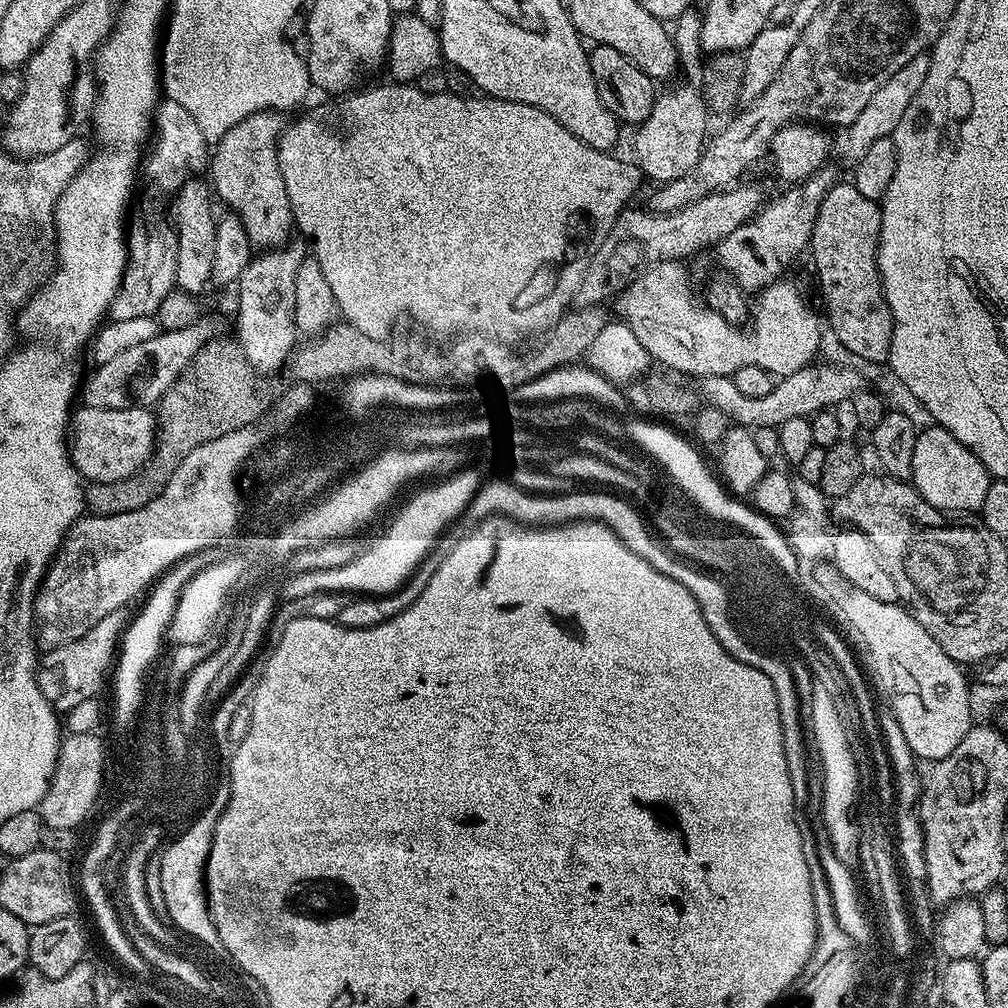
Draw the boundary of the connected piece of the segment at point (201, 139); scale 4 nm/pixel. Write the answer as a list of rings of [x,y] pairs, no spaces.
[[[167,98],[161,99],[154,113],[154,139],[142,164],[142,168],[150,173],[151,181],[157,185],[155,188],[160,191],[170,190],[175,194],[183,184],[188,183],[193,174],[200,174],[196,172],[202,171],[203,168],[205,171],[209,164],[210,141],[195,124],[192,115],[178,102]]]

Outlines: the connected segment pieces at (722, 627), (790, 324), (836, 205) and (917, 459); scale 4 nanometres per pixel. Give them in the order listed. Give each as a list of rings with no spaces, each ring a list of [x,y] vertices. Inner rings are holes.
[[[680,562],[680,565],[667,565],[666,571],[668,575],[674,576],[678,582],[682,582],[682,586],[686,586],[686,590],[690,590],[690,594],[694,594],[694,598],[702,610],[702,618],[706,622],[706,626],[710,626],[710,630],[716,635],[722,647],[734,658],[738,658],[738,662],[746,662],[746,666],[754,666],[754,670],[762,670],[762,674],[766,674],[766,678],[770,678],[770,686],[778,698],[778,714],[780,715],[782,738],[784,739],[784,749],[786,750],[786,766],[790,770],[790,782],[794,790],[794,798],[797,802],[805,801],[808,796],[806,764],[810,760],[807,755],[804,755],[804,732],[800,729],[800,696],[796,693],[796,680],[792,677],[791,670],[787,668],[788,664],[778,656],[766,653],[763,656],[759,656],[757,652],[753,652],[752,649],[748,648],[748,645],[744,644],[740,637],[736,636],[728,625],[727,612],[725,611],[726,595],[721,591],[721,581],[719,579],[707,576],[707,574],[712,574],[701,570],[699,567],[689,566],[684,562]]]
[[[663,260],[662,263],[654,265],[653,268],[646,269],[641,276],[637,276],[635,280],[628,283],[628,285],[624,287],[624,291],[619,293],[614,300],[614,305],[616,304],[617,310],[620,311],[619,319],[623,321],[623,323],[628,324],[630,330],[634,330],[634,338],[638,338],[638,342],[642,342],[642,346],[648,351],[649,357],[651,357],[655,363],[657,360],[658,363],[665,364],[666,367],[673,368],[674,371],[681,372],[684,376],[696,376],[695,378],[703,378],[706,376],[732,376],[742,366],[758,366],[762,370],[771,372],[773,377],[779,378],[782,376],[789,376],[798,370],[809,367],[809,365],[817,359],[816,351],[820,348],[820,324],[822,328],[821,317],[820,320],[816,317],[815,310],[804,301],[803,294],[788,281],[788,278],[778,279],[774,281],[773,284],[769,285],[768,288],[763,288],[760,293],[758,293],[755,297],[756,304],[754,300],[754,303],[751,305],[750,323],[743,329],[743,331],[745,331],[743,336],[743,334],[740,333],[742,332],[741,329],[737,327],[737,325],[731,324],[726,321],[725,318],[722,318],[722,316],[716,312],[716,309],[709,308],[699,295],[696,297],[696,292],[692,289],[692,280],[688,277],[688,272],[684,267],[685,265],[679,260]]]
[[[837,182],[822,198],[818,218],[814,222],[810,253],[816,263],[816,280],[820,283],[820,296],[828,311],[826,324],[832,327],[836,340],[852,356],[869,360],[872,364],[883,365],[890,354],[892,345],[892,311],[884,297],[884,287],[880,285],[880,271],[876,265],[876,255],[880,245],[880,204],[858,194],[855,184]]]
[[[931,426],[917,435],[914,442],[914,466],[912,467],[912,487],[934,506],[943,512],[961,514],[979,513],[982,502],[986,502],[986,490],[990,477],[986,466],[954,434],[944,428]]]

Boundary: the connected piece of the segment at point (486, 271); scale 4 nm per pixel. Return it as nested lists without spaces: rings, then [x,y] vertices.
[[[387,82],[381,88],[368,88],[365,92],[353,91],[351,94],[332,98],[329,104],[320,104],[309,110],[305,116],[289,123],[280,136],[280,145],[276,147],[278,166],[282,170],[282,182],[286,182],[286,194],[290,198],[292,219],[298,232],[310,245],[311,255],[315,256],[318,266],[322,266],[322,275],[334,293],[339,315],[347,323],[354,325],[366,338],[384,336],[392,324],[400,324],[400,328],[408,328],[408,312],[428,328],[428,352],[436,356],[436,344],[444,344],[444,348],[452,348],[452,324],[456,324],[456,332],[468,332],[468,340],[480,340],[482,336],[482,314],[486,314],[486,306],[502,308],[512,302],[514,314],[536,314],[538,323],[545,322],[551,327],[555,325],[550,316],[544,314],[544,306],[528,306],[530,298],[540,298],[552,288],[570,288],[578,290],[578,282],[582,282],[582,274],[596,253],[596,248],[610,234],[616,220],[624,211],[628,200],[640,188],[642,173],[631,159],[619,160],[611,151],[599,152],[586,142],[582,142],[570,130],[566,130],[550,114],[538,110],[534,106],[519,104],[517,100],[467,100],[464,96],[451,96],[448,92],[424,93],[420,86],[409,86],[404,82]]]

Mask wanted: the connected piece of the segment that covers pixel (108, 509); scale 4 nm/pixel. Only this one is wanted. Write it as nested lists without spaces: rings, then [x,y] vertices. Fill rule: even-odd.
[[[213,338],[160,399],[156,422],[156,450],[136,475],[116,484],[94,484],[86,492],[86,508],[91,515],[109,516],[138,510],[164,489],[164,483],[178,470],[182,458],[202,442],[222,438],[230,430],[244,428],[264,412],[261,377],[249,366],[235,339]]]

